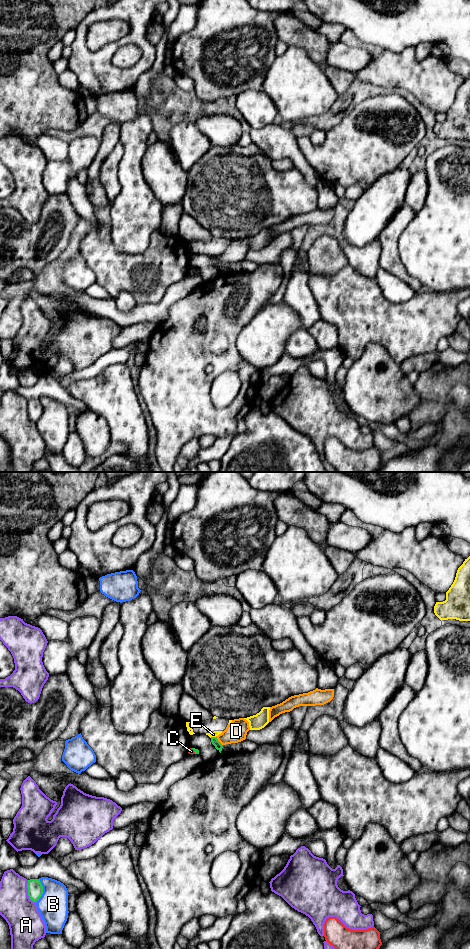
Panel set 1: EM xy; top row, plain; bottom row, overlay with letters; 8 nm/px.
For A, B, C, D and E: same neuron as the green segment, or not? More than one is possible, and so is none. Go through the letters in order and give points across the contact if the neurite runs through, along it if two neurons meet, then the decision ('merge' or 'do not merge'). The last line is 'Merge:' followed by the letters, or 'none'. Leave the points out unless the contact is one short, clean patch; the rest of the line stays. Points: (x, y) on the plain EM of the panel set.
A: do not merge
B: do not merge
C: border along xy (191, 268), (195, 273); do not merge
D: do not merge
E: border along xy (215, 256), (210, 257); do not merge
Merge: none

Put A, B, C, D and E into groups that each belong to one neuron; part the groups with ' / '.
A / B / C / D / E

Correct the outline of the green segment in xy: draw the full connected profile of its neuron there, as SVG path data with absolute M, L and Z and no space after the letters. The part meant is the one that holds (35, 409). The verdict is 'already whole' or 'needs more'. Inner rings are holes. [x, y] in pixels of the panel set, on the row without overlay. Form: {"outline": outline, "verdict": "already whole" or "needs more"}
{"outline": "M30 399L27 404L28 416L33 422L37 422L43 414L43 406L40 399Z", "verdict": "already whole"}

